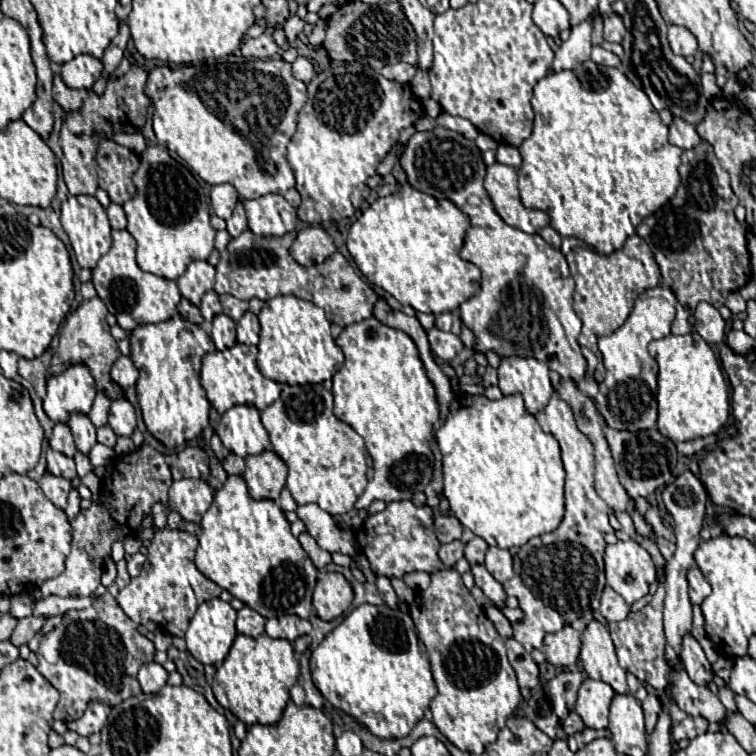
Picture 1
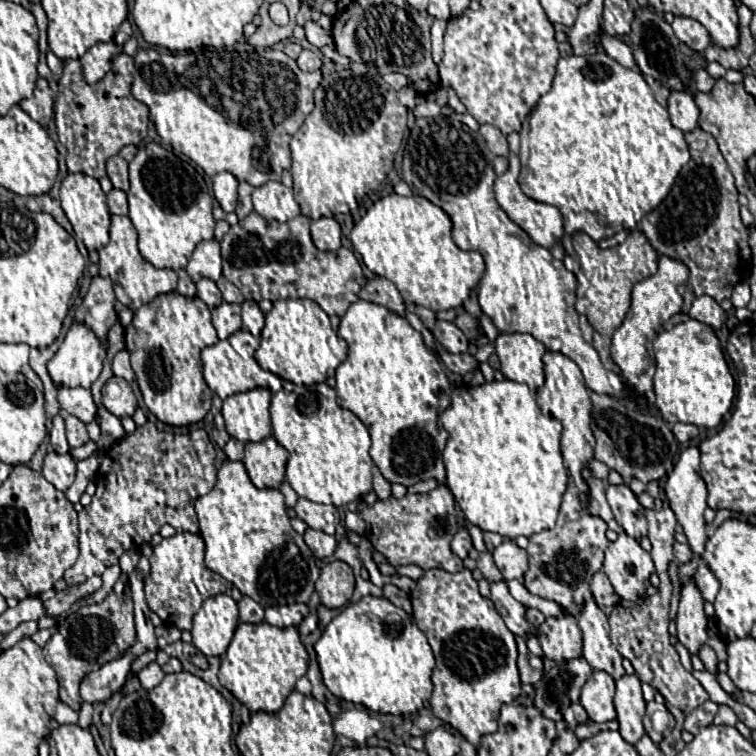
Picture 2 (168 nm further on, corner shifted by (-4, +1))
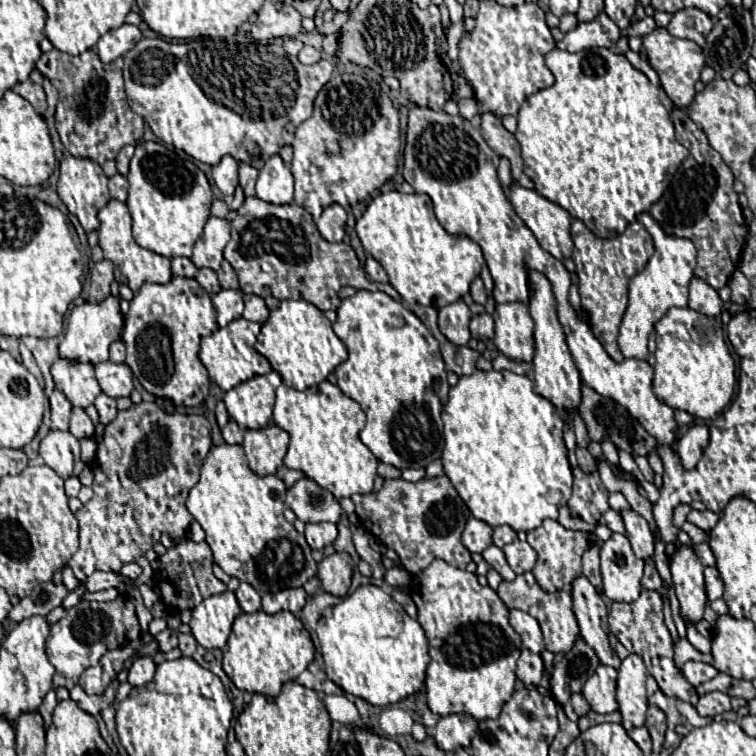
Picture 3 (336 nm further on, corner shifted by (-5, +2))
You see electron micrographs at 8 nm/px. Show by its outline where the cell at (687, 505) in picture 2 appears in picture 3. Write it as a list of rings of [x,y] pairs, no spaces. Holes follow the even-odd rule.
[[[694,424],[684,432],[684,436],[678,440],[678,454],[684,468],[692,470],[698,464],[708,442],[710,442],[710,432],[708,426],[704,424]]]

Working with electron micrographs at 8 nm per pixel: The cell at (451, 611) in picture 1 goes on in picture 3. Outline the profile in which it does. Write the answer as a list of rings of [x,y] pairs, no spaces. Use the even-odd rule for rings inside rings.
[[[434,560],[428,568],[412,576],[410,596],[418,606],[418,622],[422,624],[430,642],[430,664],[426,670],[426,700],[428,708],[438,716],[466,712],[476,720],[496,718],[510,700],[516,682],[516,660],[520,658],[522,640],[510,626],[510,608],[498,598],[490,586],[480,586],[476,574],[450,566],[444,560]]]

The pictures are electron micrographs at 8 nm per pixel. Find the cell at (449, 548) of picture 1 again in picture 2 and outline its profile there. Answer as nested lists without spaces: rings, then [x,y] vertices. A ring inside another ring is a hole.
[[[459,529],[459,531],[455,533],[453,541],[451,541],[451,551],[453,551],[457,557],[465,559],[467,553],[469,553],[469,549],[471,549],[471,545],[473,545],[473,543],[471,543],[469,533],[467,533],[465,529]]]

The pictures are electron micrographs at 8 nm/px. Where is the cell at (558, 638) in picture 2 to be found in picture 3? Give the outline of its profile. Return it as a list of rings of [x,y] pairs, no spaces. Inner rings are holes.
[[[524,572],[524,574],[518,574],[516,580],[512,580],[512,582],[502,580],[502,584],[498,586],[496,592],[504,600],[504,604],[508,604],[510,608],[518,608],[522,612],[528,612],[530,616],[534,616],[538,620],[538,624],[542,628],[542,634],[544,634],[546,648],[552,654],[566,654],[566,652],[572,650],[572,644],[576,642],[576,636],[580,634],[580,628],[578,628],[576,616],[572,612],[570,594],[566,590],[546,592],[546,590],[540,588],[540,584],[536,582],[532,572]]]

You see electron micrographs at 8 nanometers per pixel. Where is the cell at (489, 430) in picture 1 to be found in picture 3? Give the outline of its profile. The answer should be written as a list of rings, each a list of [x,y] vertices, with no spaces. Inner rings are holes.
[[[474,370],[470,376],[460,376],[458,384],[450,388],[448,402],[442,406],[444,420],[444,474],[452,480],[456,492],[470,508],[472,516],[490,526],[508,524],[516,532],[530,532],[542,520],[558,518],[558,506],[572,496],[572,474],[568,462],[568,448],[562,440],[562,418],[556,406],[534,392],[528,376],[510,370]]]

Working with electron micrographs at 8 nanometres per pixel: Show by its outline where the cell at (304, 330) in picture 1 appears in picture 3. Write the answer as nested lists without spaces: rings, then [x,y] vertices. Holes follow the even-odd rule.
[[[282,300],[280,308],[272,310],[262,324],[254,348],[280,372],[282,382],[296,390],[306,390],[324,382],[328,374],[348,358],[346,346],[332,330],[332,322],[306,300]]]

